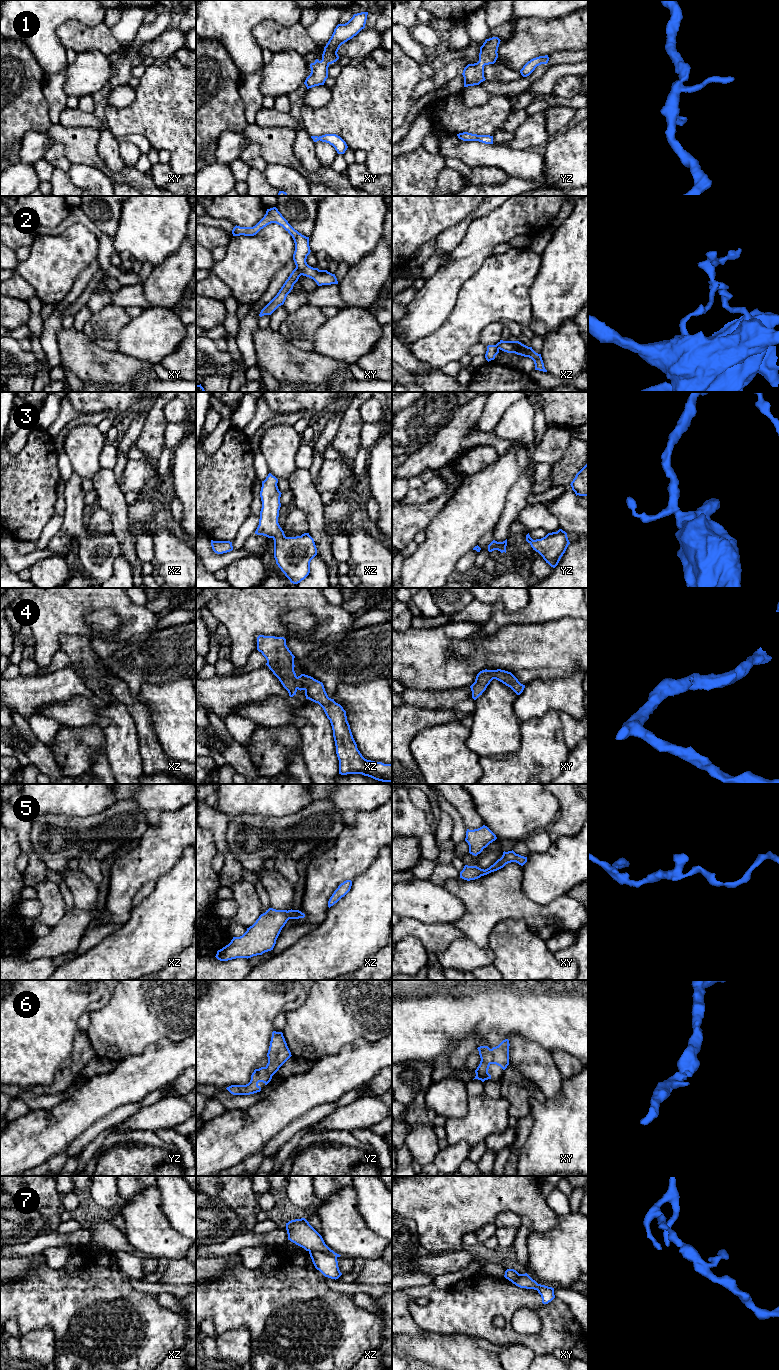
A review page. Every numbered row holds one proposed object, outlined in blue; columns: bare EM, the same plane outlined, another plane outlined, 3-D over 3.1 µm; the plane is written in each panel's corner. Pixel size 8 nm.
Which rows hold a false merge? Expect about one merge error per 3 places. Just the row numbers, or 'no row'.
2, 7

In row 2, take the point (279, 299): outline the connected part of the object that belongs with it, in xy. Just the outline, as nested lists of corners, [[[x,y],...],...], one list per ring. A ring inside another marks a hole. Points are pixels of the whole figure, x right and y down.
[[[295,268],[277,295],[261,310],[259,316],[262,317],[264,315],[271,315],[279,306],[283,305],[287,295],[291,292],[294,284],[298,281],[300,276],[300,270]]]

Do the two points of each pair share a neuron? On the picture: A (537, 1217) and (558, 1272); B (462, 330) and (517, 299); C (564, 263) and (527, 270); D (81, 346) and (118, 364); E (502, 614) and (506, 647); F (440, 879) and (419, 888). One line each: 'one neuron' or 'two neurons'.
A: two neurons
B: one neuron
C: two neurons
D: one neuron
E: two neurons
F: two neurons

